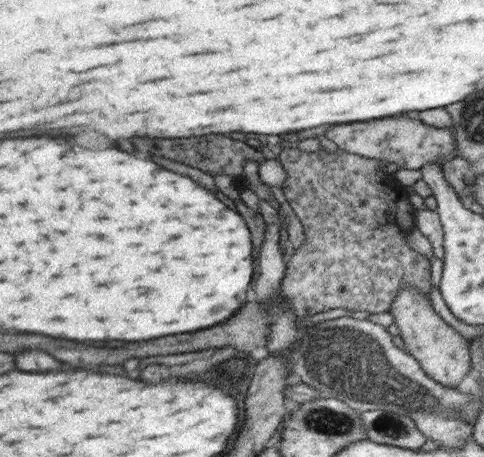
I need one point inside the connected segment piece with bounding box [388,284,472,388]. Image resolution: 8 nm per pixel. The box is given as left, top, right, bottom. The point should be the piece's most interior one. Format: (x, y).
(443, 353)

